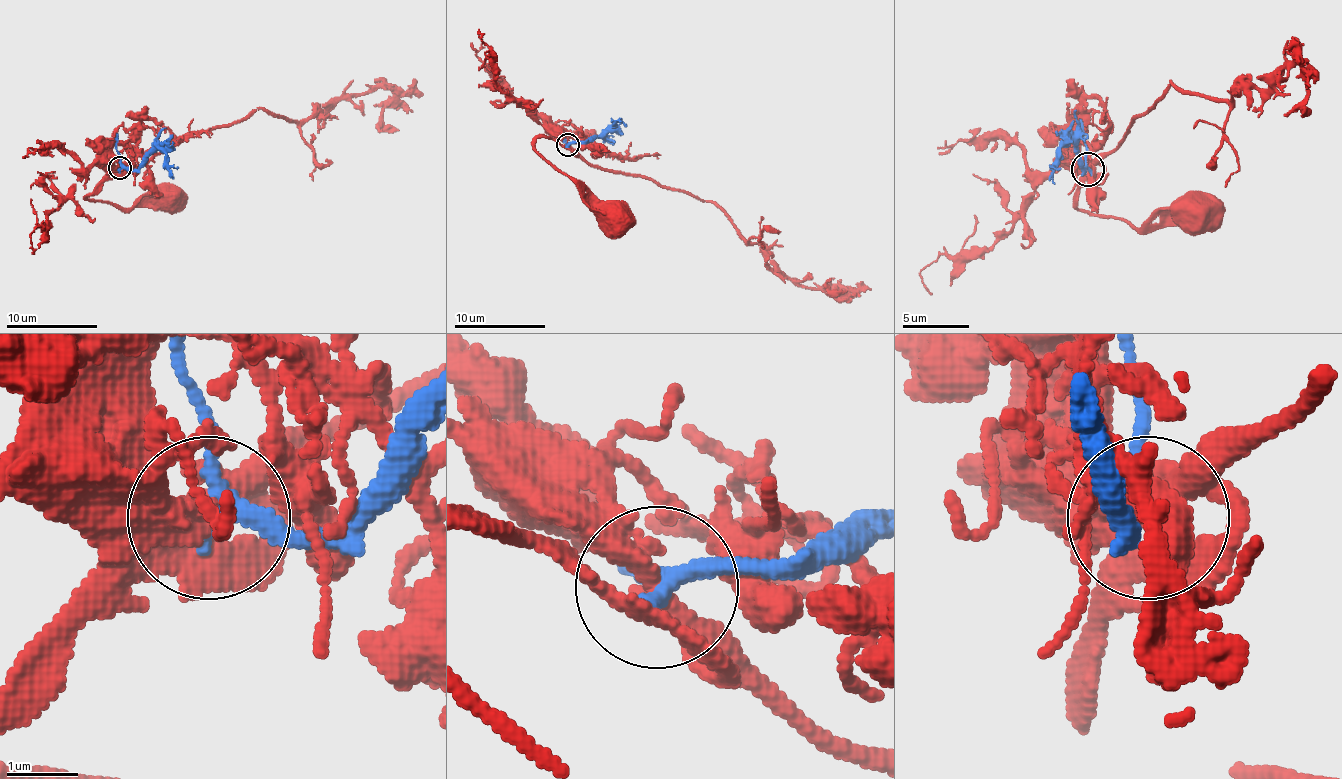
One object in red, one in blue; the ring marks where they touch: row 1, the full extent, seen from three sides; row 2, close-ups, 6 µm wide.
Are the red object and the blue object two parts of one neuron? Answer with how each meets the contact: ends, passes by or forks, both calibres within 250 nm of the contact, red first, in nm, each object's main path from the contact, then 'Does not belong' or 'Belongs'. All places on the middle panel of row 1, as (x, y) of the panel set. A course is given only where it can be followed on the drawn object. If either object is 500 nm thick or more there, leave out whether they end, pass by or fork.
At the ring red passes by. At the ring blue passes by. Thickness 400 nm (red) against 240 nm. Course of red: (567, 145), (563, 147), (540, 136), (535, 150), (617, 211). Course of blue: (567, 145), (595, 140), (620, 120), (622, 122). Does not belong

